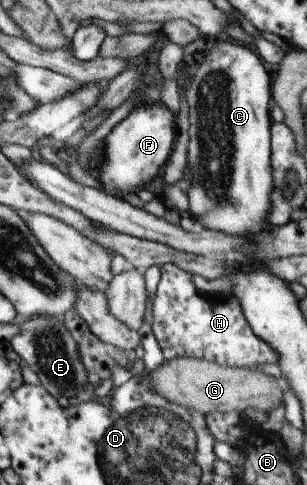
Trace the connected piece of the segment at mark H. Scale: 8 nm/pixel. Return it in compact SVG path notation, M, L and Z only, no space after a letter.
M178 264L161 268L161 279L153 297L154 336L164 361L179 357L205 359L226 367L250 368L253 364L275 364L279 356L270 345L254 335L237 301L204 294L191 283L191 274Z

